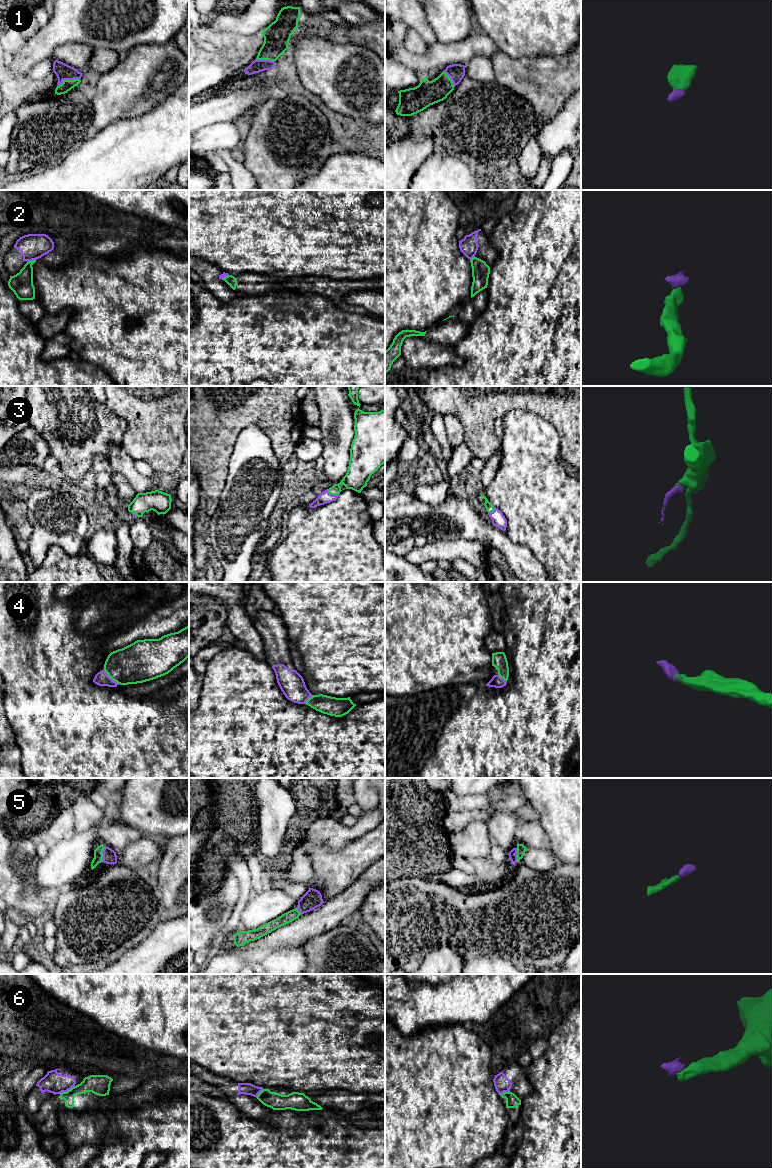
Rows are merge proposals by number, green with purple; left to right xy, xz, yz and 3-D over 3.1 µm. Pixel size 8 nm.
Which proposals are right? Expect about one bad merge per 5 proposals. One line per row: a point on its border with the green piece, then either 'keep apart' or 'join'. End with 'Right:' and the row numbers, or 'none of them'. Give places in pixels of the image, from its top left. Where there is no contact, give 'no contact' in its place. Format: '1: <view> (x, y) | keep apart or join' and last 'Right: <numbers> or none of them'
1: xy (68, 80) | join
2: xy (32, 260) | keep apart
3: xz (332, 494) | join
4: xy (111, 678) | join
5: xy (102, 853) | join
6: xy (67, 1091) | keep apart
Right: 1, 3, 4, 5

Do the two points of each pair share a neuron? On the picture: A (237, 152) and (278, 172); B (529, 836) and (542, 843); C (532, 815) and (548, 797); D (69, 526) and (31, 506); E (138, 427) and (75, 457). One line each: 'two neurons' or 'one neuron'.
A: two neurons
B: one neuron
C: two neurons
D: one neuron
E: two neurons

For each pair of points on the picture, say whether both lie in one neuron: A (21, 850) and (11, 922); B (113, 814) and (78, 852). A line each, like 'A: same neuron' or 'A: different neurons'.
A: different neurons
B: same neuron

